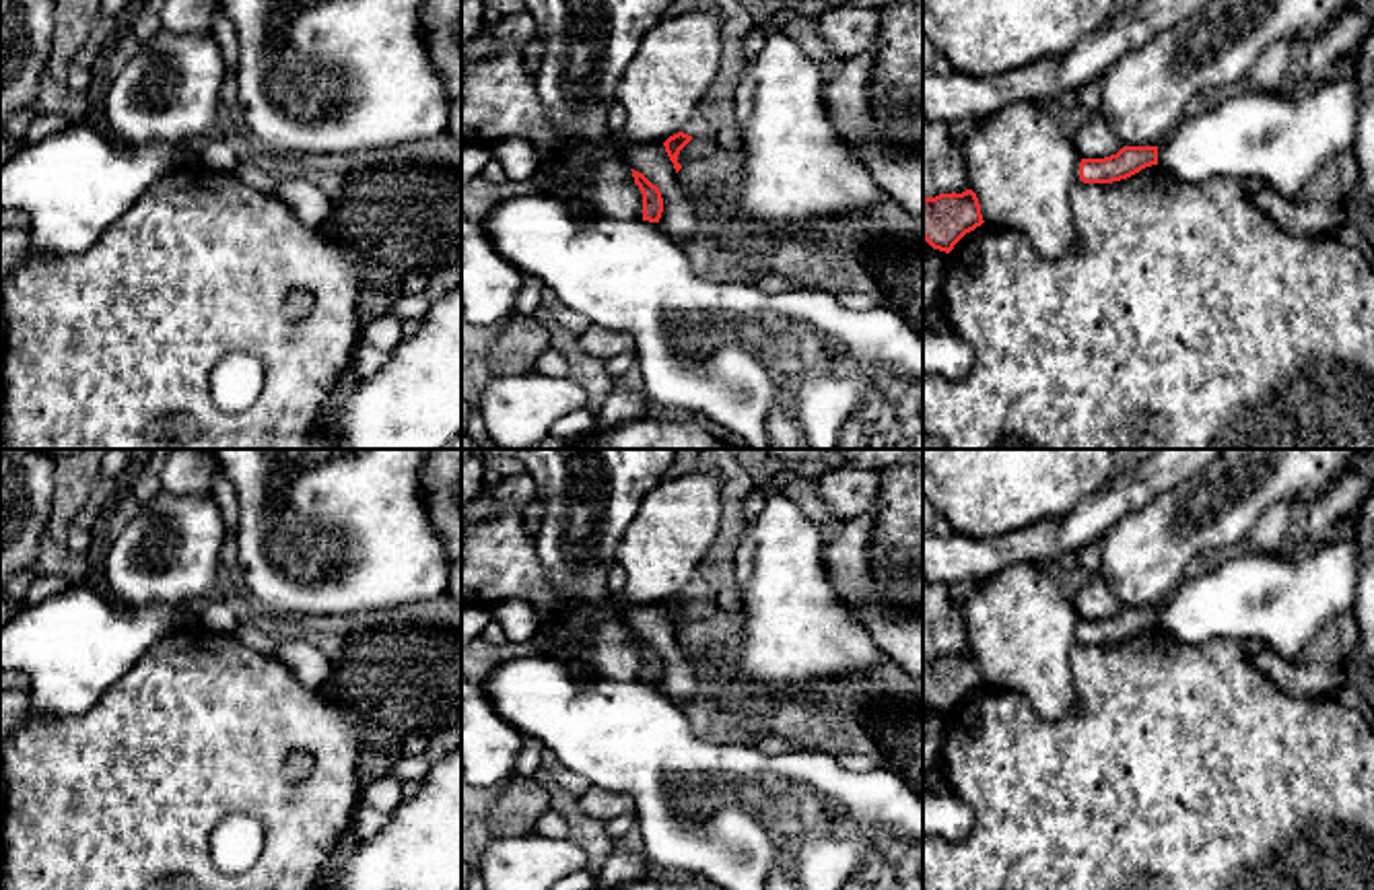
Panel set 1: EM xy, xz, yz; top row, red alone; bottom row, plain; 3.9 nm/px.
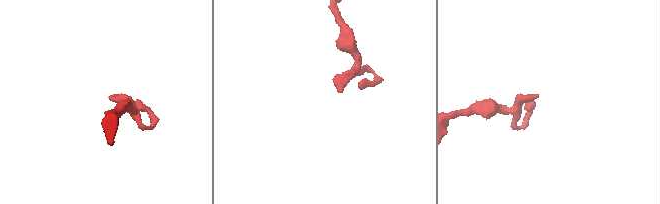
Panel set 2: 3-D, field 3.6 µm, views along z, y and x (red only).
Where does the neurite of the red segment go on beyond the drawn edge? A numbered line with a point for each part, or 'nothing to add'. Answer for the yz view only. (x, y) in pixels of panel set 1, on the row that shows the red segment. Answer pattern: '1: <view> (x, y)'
nothing to add

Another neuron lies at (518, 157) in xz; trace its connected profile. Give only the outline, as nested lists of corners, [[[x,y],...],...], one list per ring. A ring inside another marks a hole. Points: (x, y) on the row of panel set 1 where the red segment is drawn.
[[[505,138],[494,144],[490,144],[492,159],[496,159],[507,179],[511,181],[527,181],[531,179],[538,169],[544,165],[531,142],[523,138]]]

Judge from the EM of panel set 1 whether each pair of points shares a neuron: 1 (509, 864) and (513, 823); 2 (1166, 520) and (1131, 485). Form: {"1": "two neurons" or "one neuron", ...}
{"1": "two neurons", "2": "two neurons"}

